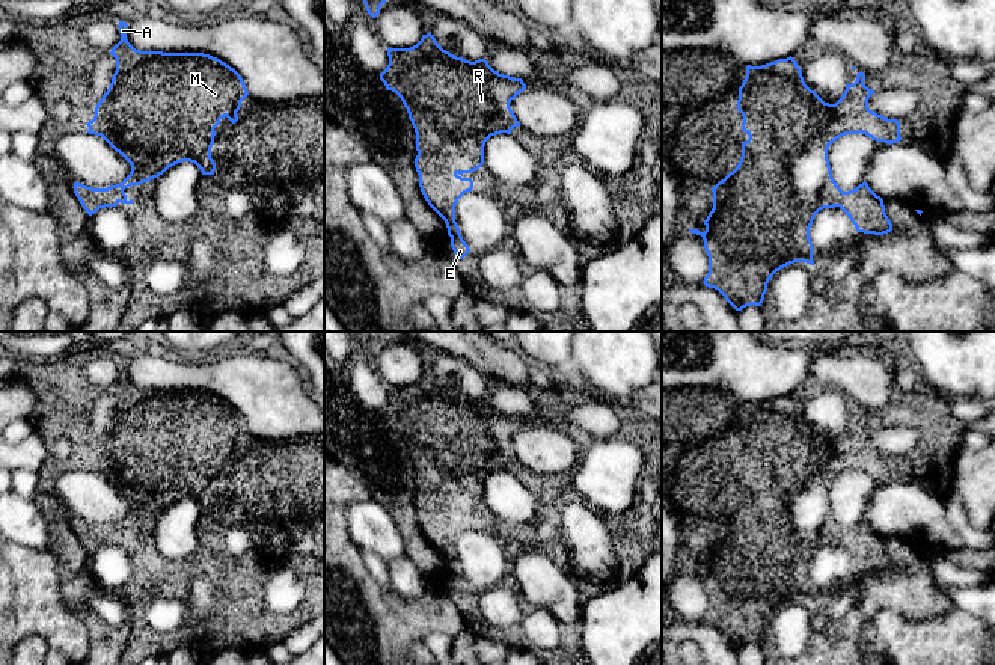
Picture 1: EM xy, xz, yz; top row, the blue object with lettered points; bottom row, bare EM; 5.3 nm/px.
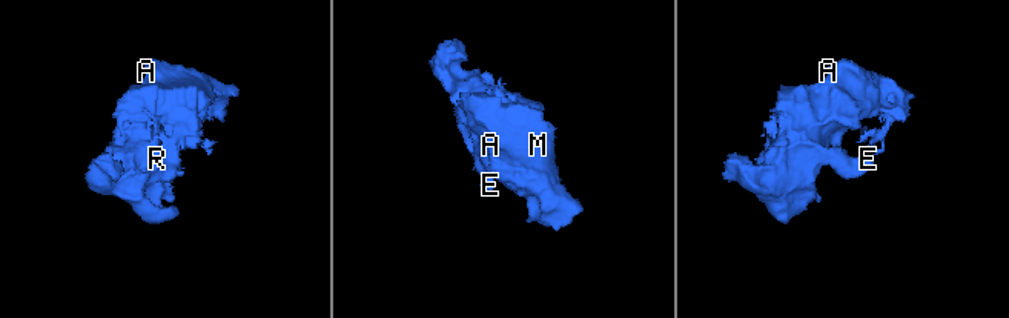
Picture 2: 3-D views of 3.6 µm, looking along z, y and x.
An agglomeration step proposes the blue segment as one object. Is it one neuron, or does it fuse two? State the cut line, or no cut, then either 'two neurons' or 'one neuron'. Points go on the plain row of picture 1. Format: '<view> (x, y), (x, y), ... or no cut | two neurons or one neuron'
no cut | one neuron

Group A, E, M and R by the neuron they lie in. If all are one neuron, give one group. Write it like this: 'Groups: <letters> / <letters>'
Groups: A E M R

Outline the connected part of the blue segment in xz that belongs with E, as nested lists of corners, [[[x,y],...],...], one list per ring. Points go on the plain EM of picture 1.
[[[431,369],[422,372],[421,378],[410,386],[387,386],[387,394],[389,403],[380,412],[380,418],[387,428],[401,436],[415,466],[418,489],[415,505],[419,513],[421,529],[428,543],[445,558],[454,593],[463,597],[470,587],[455,559],[455,543],[464,531],[472,529],[473,519],[461,513],[475,510],[484,502],[484,484],[491,473],[511,472],[514,464],[520,464],[510,440],[526,427],[526,422],[522,416],[499,412],[485,397],[470,400],[451,392],[437,382]]]

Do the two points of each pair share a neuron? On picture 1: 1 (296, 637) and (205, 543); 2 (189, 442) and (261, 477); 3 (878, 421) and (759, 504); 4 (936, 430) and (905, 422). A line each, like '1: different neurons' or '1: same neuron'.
1: different neurons
2: same neuron
3: same neuron
4: same neuron

